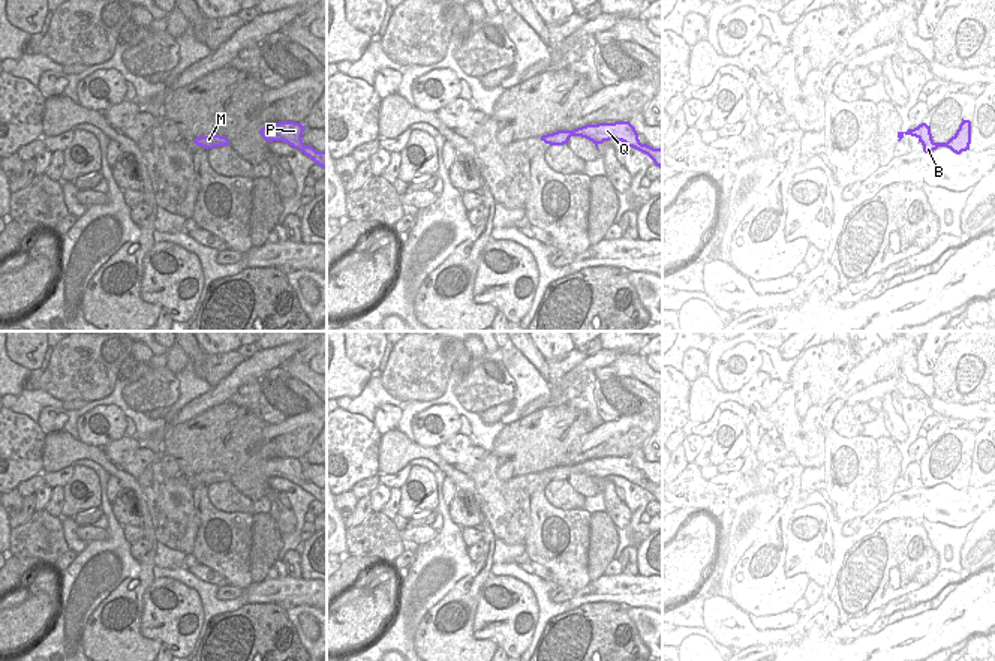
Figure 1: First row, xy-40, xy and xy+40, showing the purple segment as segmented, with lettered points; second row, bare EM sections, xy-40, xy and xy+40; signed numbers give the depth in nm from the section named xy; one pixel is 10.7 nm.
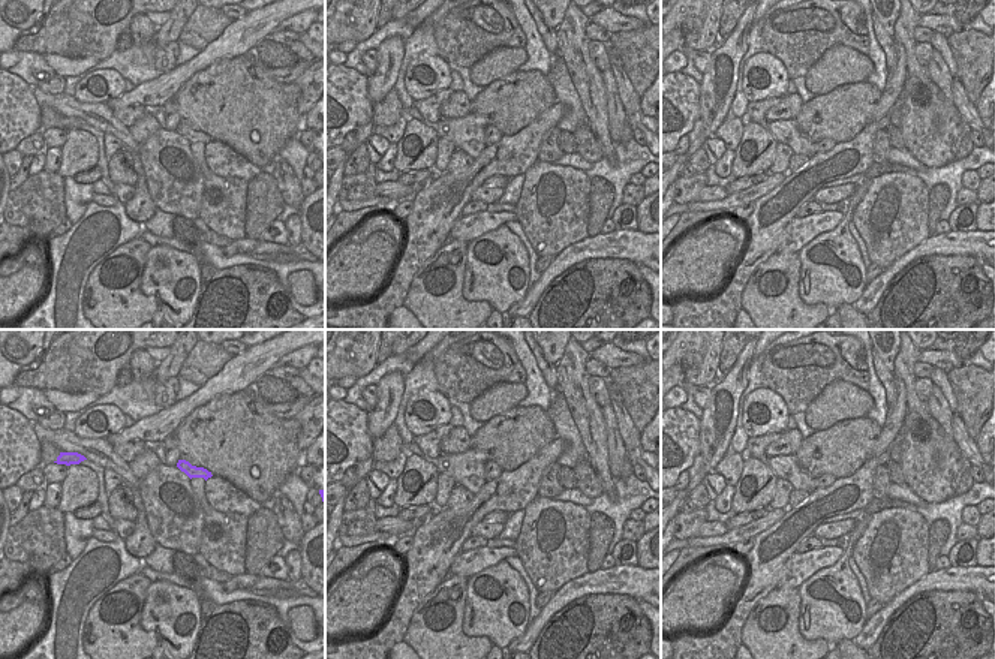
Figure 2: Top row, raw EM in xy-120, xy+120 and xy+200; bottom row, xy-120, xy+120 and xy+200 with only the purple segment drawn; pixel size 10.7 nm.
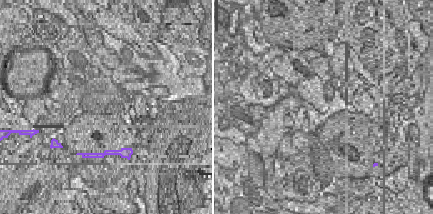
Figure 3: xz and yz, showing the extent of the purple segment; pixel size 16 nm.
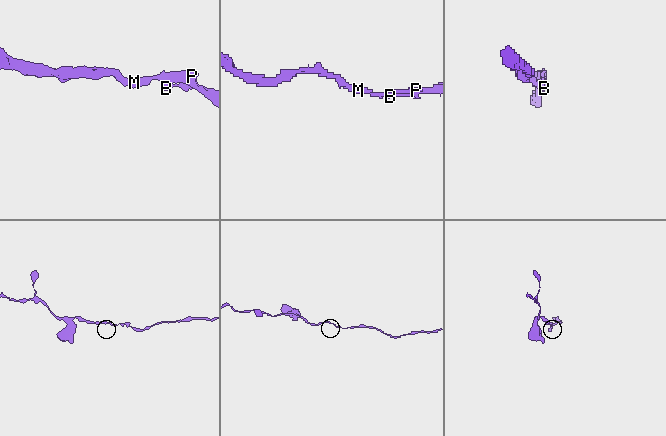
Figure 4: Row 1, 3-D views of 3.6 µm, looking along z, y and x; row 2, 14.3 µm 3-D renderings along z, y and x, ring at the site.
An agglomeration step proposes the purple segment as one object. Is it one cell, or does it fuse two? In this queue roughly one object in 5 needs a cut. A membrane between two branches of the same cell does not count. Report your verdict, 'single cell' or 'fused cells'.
single cell

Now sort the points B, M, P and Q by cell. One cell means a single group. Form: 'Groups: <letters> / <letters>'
Groups: B M P Q

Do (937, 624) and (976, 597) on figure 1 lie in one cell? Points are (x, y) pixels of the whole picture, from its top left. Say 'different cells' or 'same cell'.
different cells

